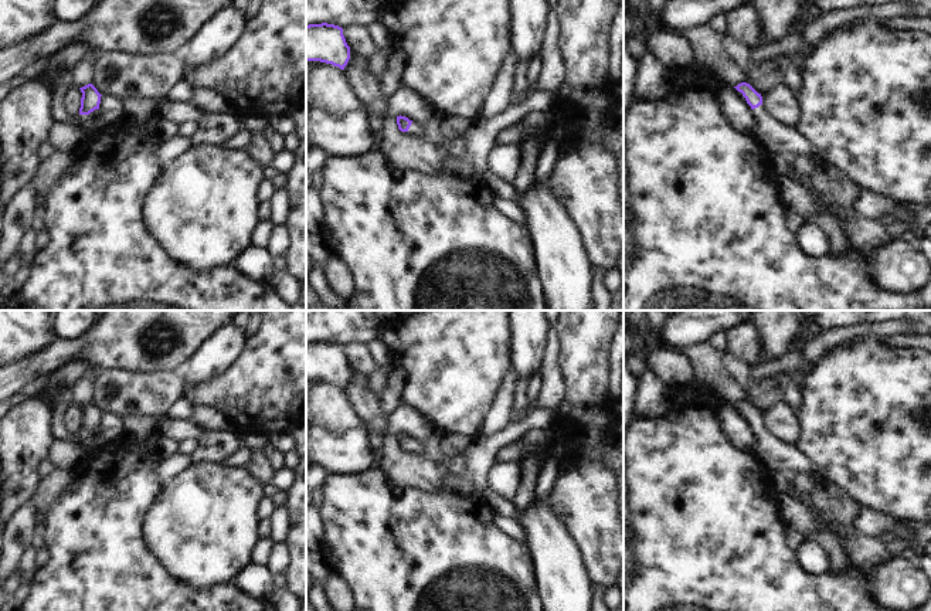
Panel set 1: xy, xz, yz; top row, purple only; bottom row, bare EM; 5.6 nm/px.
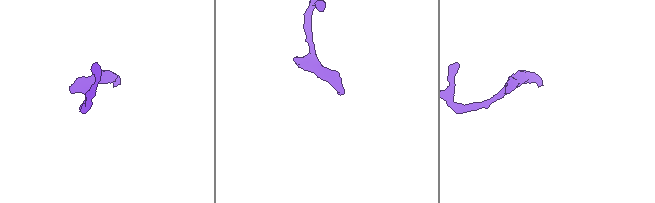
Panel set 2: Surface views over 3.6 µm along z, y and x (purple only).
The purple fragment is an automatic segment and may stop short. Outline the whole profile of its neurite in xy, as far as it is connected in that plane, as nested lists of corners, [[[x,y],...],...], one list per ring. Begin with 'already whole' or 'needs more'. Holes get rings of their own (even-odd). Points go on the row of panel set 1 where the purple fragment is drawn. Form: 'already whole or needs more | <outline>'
needs more | [[[88,84],[79,89],[82,92],[81,108],[78,115],[79,126],[86,132],[88,136],[94,136],[96,130],[92,122],[99,112],[102,95],[92,84]]]

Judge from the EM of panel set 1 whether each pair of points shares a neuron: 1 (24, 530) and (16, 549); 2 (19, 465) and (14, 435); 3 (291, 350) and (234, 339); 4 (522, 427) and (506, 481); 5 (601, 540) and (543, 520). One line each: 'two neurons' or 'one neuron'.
1: one neuron
2: one neuron
3: two neurons
4: two neurons
5: two neurons

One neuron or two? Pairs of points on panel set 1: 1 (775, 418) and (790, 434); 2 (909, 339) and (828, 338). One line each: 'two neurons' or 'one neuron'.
1: one neuron
2: two neurons

